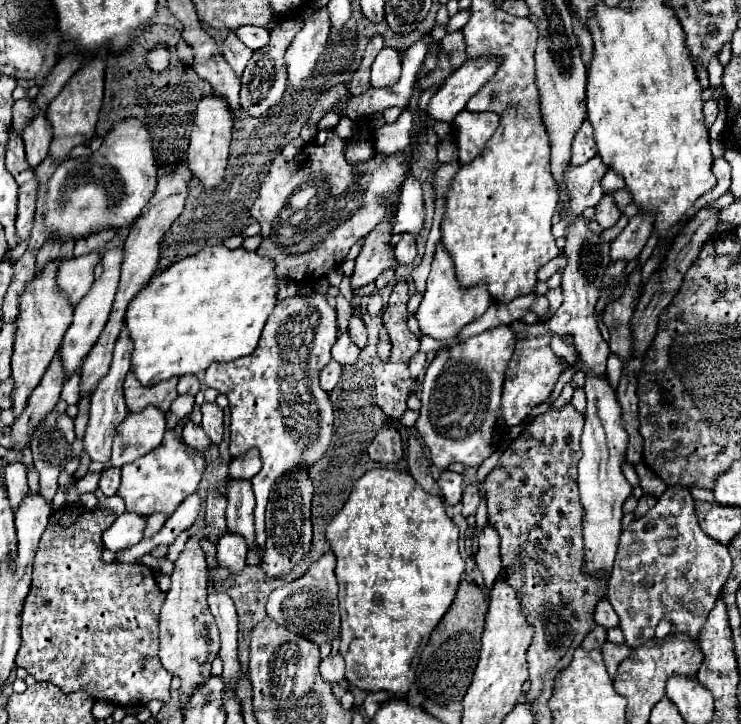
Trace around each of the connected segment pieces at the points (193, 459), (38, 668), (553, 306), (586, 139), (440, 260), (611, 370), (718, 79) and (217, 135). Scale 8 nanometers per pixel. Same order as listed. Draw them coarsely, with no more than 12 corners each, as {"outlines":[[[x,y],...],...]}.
{"outlines":[[[172,428],[124,464],[128,512],[170,516],[196,492],[204,456]],[[116,514],[50,516],[16,666],[64,694],[168,702],[164,592],[102,562]],[[562,288],[546,292],[548,314],[556,314],[562,304]],[[586,120],[572,144],[572,164],[596,156],[592,124]],[[438,244],[426,296],[422,334],[458,344],[458,332],[492,304],[484,282],[464,288]],[[614,354],[608,358],[608,376],[612,388],[618,388],[622,362]],[[712,58],[707,68],[710,86],[722,86],[723,67]],[[224,98],[198,102],[188,168],[206,190],[226,172],[234,116]]]}

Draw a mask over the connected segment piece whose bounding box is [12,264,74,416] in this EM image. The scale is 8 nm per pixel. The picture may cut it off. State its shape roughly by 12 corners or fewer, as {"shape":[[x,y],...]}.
{"shape":[[48,264],[20,294],[12,378],[20,416],[72,322]]}

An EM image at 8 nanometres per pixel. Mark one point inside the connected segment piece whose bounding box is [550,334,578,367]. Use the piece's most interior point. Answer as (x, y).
(560, 348)

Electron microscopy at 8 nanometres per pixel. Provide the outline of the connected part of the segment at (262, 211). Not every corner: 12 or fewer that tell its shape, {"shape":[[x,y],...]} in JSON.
{"shape":[[408,150],[274,158],[250,208],[276,274],[314,284],[396,214]]}

